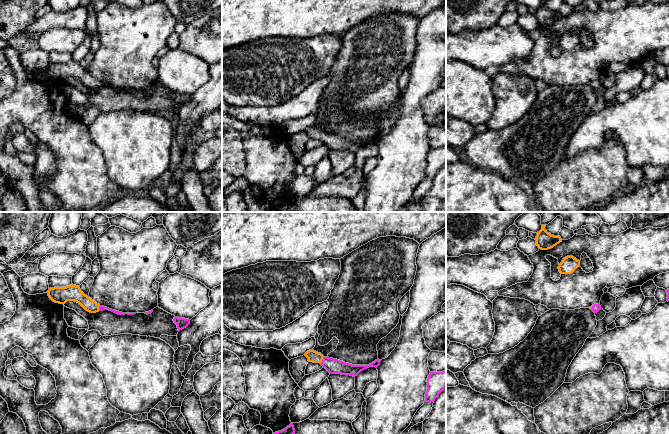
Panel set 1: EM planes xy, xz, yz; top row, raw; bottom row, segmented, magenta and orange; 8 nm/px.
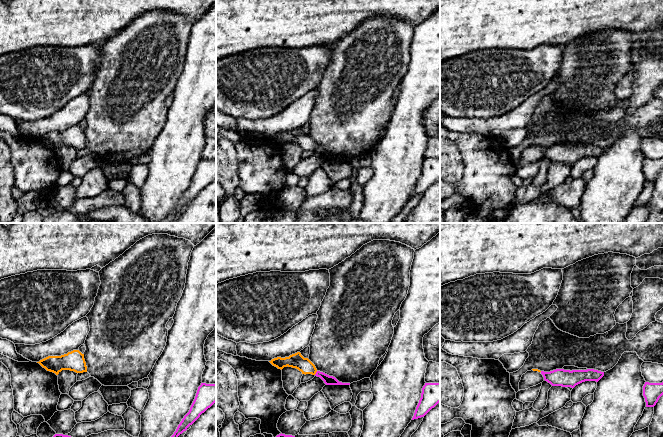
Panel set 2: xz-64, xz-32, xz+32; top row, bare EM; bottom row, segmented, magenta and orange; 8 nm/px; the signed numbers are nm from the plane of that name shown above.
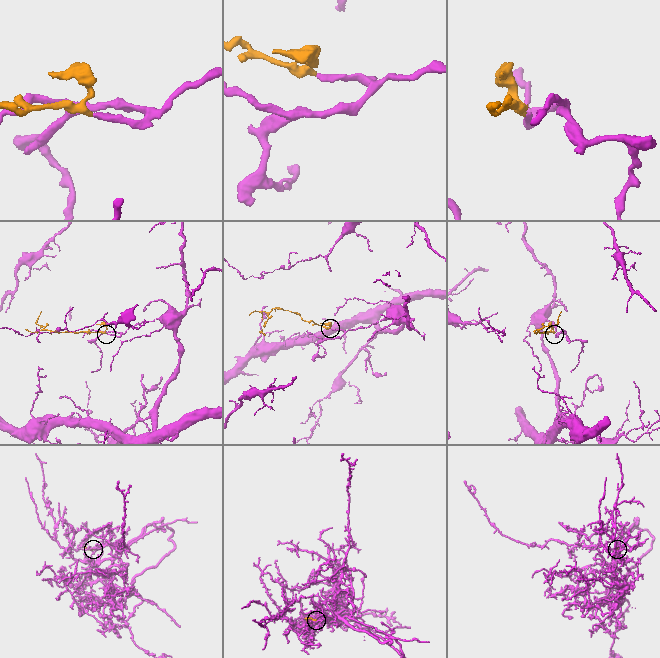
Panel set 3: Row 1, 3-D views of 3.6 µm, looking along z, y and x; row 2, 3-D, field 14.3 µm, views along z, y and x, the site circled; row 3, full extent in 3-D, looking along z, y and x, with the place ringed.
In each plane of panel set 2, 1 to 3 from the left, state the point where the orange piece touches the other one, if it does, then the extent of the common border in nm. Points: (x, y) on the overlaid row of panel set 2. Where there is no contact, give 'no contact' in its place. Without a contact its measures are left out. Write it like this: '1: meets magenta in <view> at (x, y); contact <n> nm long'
1: no contact
2: meets magenta in xz-32 at (316, 373); contact 40 nm long
3: no contact

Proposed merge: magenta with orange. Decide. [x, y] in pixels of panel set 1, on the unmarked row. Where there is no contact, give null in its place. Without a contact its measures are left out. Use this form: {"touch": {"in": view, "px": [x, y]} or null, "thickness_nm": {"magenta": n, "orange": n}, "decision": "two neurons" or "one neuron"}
{"touch": {"in": "xz", "px": [322, 136]}, "thickness_nm": {"magenta": 120, "orange": 90}, "decision": "one neuron"}

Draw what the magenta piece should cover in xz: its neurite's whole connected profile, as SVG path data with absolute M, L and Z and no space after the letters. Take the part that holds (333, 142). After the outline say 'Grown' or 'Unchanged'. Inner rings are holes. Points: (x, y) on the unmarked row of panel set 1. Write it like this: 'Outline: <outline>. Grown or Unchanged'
Outline: M309 126L304 131L309 138L320 139L330 150L350 151L353 153L369 143L378 143L381 138L381 136L377 135L369 141L352 141L337 135L324 133L314 126Z. Grown

